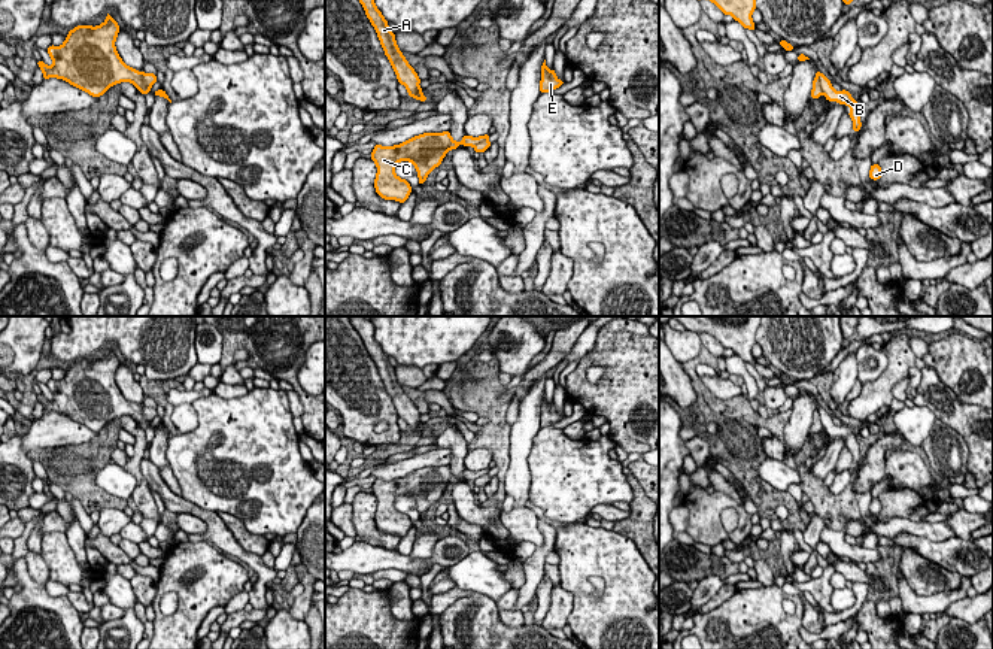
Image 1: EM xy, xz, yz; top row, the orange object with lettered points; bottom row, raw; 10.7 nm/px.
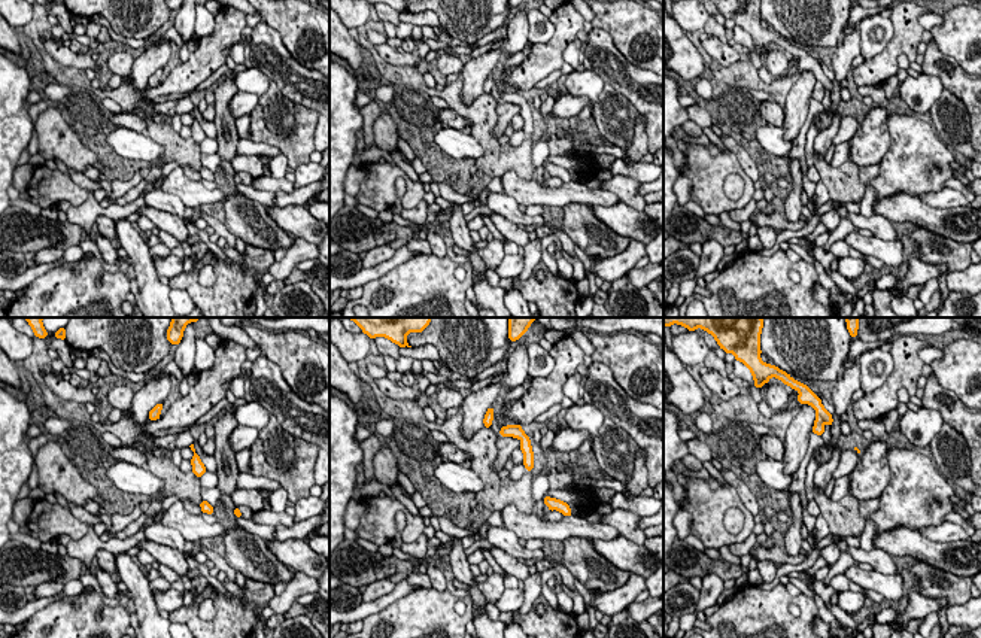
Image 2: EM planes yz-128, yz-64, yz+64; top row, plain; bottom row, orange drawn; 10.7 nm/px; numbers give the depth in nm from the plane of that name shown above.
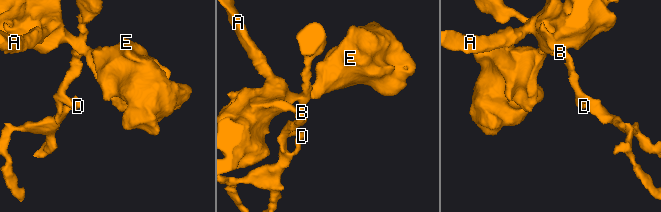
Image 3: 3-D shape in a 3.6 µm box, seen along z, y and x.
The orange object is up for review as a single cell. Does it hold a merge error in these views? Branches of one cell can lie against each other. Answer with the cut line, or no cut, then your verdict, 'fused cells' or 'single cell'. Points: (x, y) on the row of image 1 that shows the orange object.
cut yz (816, 75), (823, 93); fused cells

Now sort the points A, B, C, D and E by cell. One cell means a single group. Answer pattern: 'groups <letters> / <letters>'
groups A C E / B D

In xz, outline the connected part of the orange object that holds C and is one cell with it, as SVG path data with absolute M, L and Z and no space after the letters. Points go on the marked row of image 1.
M450 131L423 133L394 146L376 145L371 160L377 166L374 188L377 195L385 200L397 200L401 204L409 198L412 186L406 179L395 175L395 166L400 161L410 161L417 172L419 185L425 184L428 175L441 164L450 149L459 145L476 146L489 139L489 134L471 137L464 136L458 143L452 139Z

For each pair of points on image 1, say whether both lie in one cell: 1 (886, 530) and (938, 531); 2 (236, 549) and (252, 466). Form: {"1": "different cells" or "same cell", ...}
{"1": "same cell", "2": "different cells"}

